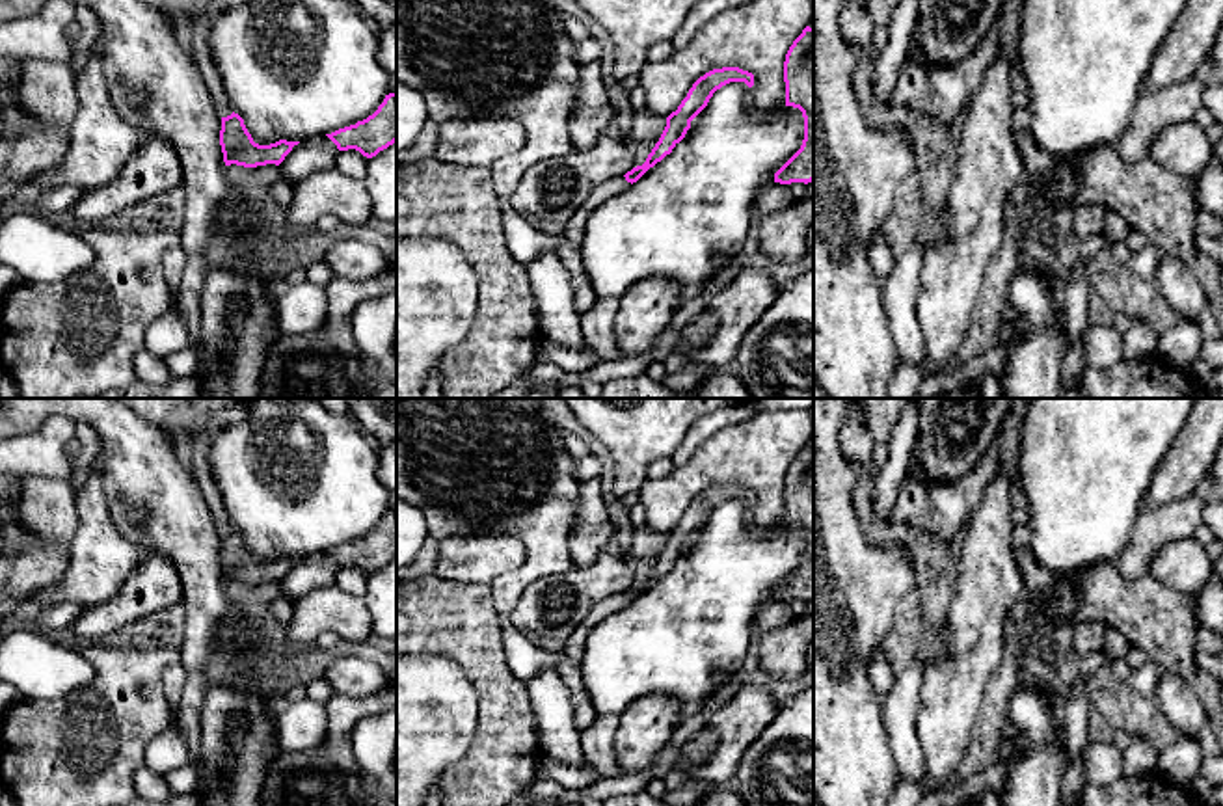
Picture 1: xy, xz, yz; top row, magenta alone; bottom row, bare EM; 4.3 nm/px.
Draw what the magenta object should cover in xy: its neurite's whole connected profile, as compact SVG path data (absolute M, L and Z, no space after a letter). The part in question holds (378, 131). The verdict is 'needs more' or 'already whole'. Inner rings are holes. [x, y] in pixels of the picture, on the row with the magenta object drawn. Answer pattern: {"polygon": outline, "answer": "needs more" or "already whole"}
{"polygon": "M396 93L385 95L378 110L356 125L326 134L339 151L356 149L372 158L396 141Z", "answer": "already whole"}

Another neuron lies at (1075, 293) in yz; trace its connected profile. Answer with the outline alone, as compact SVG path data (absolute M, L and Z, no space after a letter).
M1098 233L1089 238L1065 240L1065 251L1070 266L1070 279L1061 285L1061 302L1063 302L1063 331L1067 343L1072 346L1089 326L1087 307L1091 285L1087 279L1087 261L1109 246L1108 233Z

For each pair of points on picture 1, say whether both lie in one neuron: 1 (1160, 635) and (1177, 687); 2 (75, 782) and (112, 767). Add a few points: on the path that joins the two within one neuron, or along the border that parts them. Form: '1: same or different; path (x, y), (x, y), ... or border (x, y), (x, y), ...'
1: different; border (1164, 671), (1177, 672), (1201, 704)
2: same; path (84, 773), (90, 767), (103, 767)

